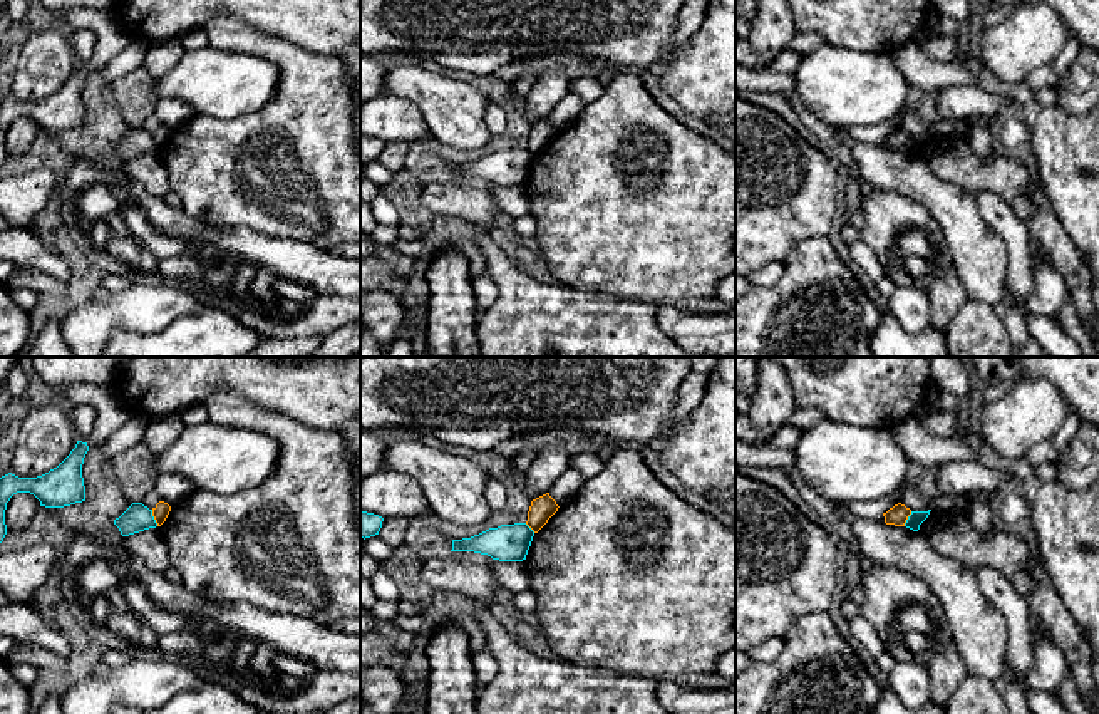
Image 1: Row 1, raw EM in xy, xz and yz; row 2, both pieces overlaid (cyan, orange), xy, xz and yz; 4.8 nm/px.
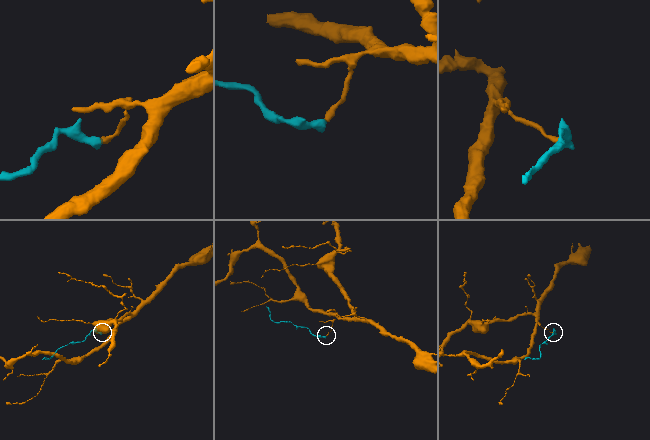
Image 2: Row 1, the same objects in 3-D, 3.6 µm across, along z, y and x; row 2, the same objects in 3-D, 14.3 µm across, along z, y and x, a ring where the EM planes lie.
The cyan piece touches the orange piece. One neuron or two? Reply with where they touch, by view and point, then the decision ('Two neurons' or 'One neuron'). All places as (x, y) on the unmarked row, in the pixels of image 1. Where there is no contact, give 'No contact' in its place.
Touches cyan at xy (153, 143). Two neurons

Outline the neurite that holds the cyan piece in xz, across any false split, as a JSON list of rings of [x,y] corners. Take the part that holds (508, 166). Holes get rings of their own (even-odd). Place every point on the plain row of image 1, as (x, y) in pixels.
[[[526,147],[501,149],[479,159],[452,164],[451,176],[474,176],[499,186],[526,184],[534,156]]]

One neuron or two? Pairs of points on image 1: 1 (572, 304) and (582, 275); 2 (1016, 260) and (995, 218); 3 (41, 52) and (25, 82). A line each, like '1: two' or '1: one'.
1: two
2: one
3: one

